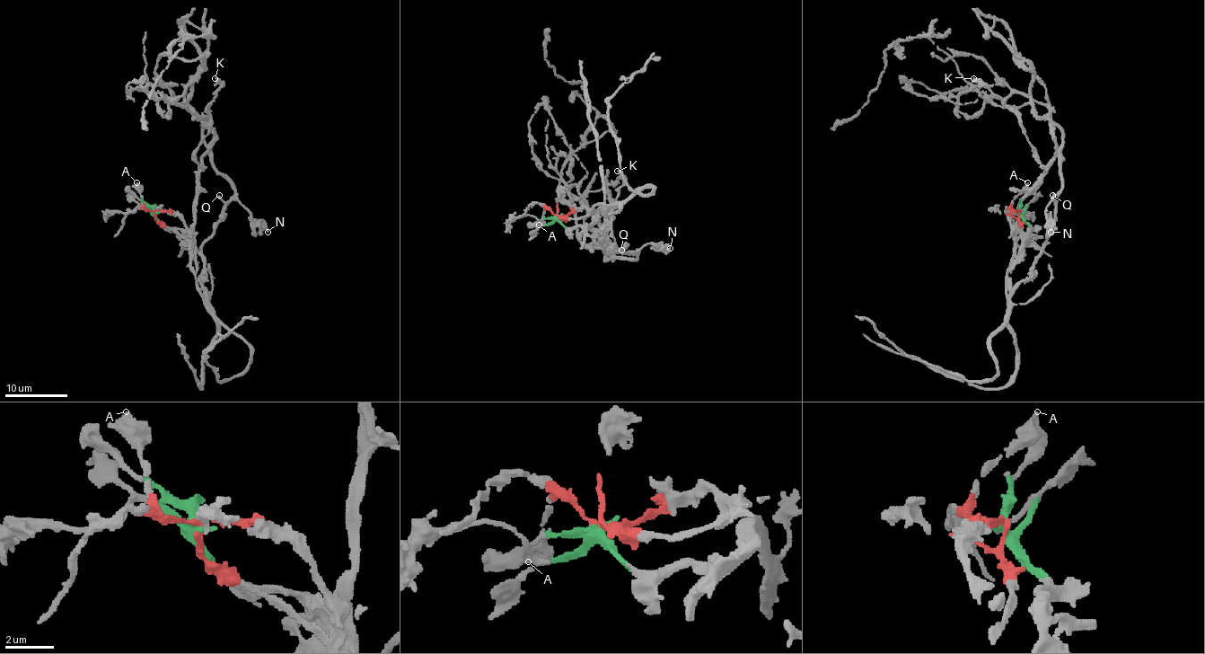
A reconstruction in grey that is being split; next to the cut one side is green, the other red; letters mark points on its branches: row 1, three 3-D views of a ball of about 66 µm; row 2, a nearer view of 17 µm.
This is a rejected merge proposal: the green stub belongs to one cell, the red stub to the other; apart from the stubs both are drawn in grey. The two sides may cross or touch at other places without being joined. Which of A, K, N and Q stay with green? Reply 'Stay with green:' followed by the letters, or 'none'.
Stay with green: K

